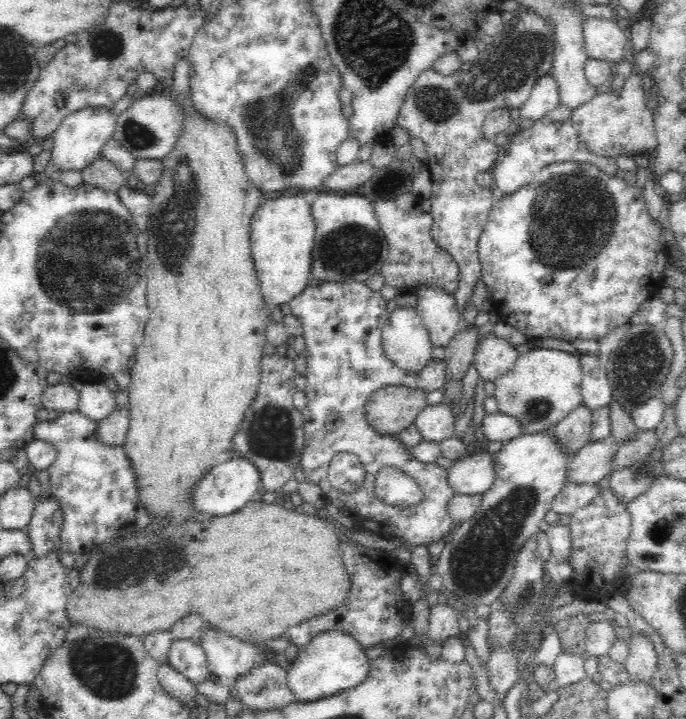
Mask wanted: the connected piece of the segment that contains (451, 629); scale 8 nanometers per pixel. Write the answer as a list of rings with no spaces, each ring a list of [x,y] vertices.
[[[436,604],[430,607],[430,624],[428,624],[428,640],[443,645],[450,637],[460,634],[458,619],[461,612],[450,604]]]

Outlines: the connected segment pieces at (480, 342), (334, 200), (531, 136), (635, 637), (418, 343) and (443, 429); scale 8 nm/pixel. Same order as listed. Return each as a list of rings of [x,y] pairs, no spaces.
[[[487,327],[480,332],[477,338],[477,347],[473,356],[473,365],[484,381],[494,382],[514,366],[520,354],[516,346],[508,340],[494,335],[492,329]]]
[[[320,192],[311,199],[310,209],[316,223],[311,279],[365,282],[367,278],[380,272],[388,258],[389,245],[380,229],[372,202],[348,192]]]
[[[560,103],[547,116],[535,121],[530,128],[516,134],[510,147],[500,153],[492,166],[493,186],[498,187],[504,195],[516,192],[540,170],[558,162],[589,163],[598,167],[606,175],[614,175],[618,169],[617,162],[612,157],[597,156],[579,140],[571,120],[572,112],[569,107]]]
[[[632,633],[629,654],[624,664],[632,680],[648,683],[656,670],[657,653],[654,644],[644,634]]]
[[[397,307],[381,330],[383,353],[407,374],[420,372],[432,358],[434,346],[415,309]]]
[[[442,402],[426,405],[413,423],[423,440],[440,442],[455,434],[454,421],[454,413],[450,410],[450,406]]]

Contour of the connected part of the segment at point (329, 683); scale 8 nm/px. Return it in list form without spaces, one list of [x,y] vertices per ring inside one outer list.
[[[332,630],[315,636],[307,645],[299,649],[291,668],[287,670],[288,686],[294,693],[294,700],[315,701],[331,697],[346,689],[354,688],[364,682],[370,670],[370,659],[365,648],[356,638],[340,630]]]

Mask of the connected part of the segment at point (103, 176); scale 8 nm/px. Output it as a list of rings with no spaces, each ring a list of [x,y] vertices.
[[[105,159],[94,160],[81,171],[83,182],[101,191],[118,192],[126,184],[127,174]]]

